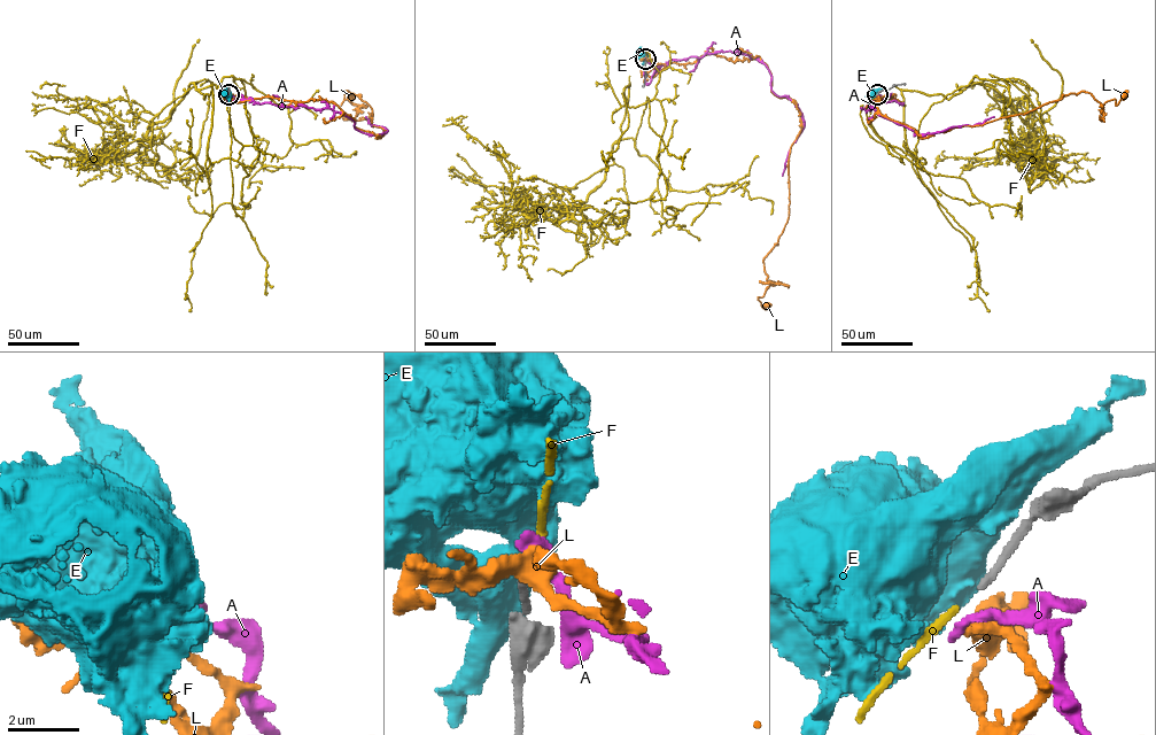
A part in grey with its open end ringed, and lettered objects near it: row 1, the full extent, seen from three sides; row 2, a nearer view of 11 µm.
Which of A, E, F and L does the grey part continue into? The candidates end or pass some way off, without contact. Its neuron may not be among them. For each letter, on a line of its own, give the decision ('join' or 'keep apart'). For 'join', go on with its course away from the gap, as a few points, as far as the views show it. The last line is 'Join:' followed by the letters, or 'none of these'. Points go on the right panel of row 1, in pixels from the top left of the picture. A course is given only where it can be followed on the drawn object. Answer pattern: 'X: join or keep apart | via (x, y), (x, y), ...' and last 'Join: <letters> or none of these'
A: keep apart
E: keep apart
F: join | via (876, 95), (869, 125), (921, 162), (902, 90), (993, 87), (1038, 147), (935, 167)
L: keep apart
Join: F

